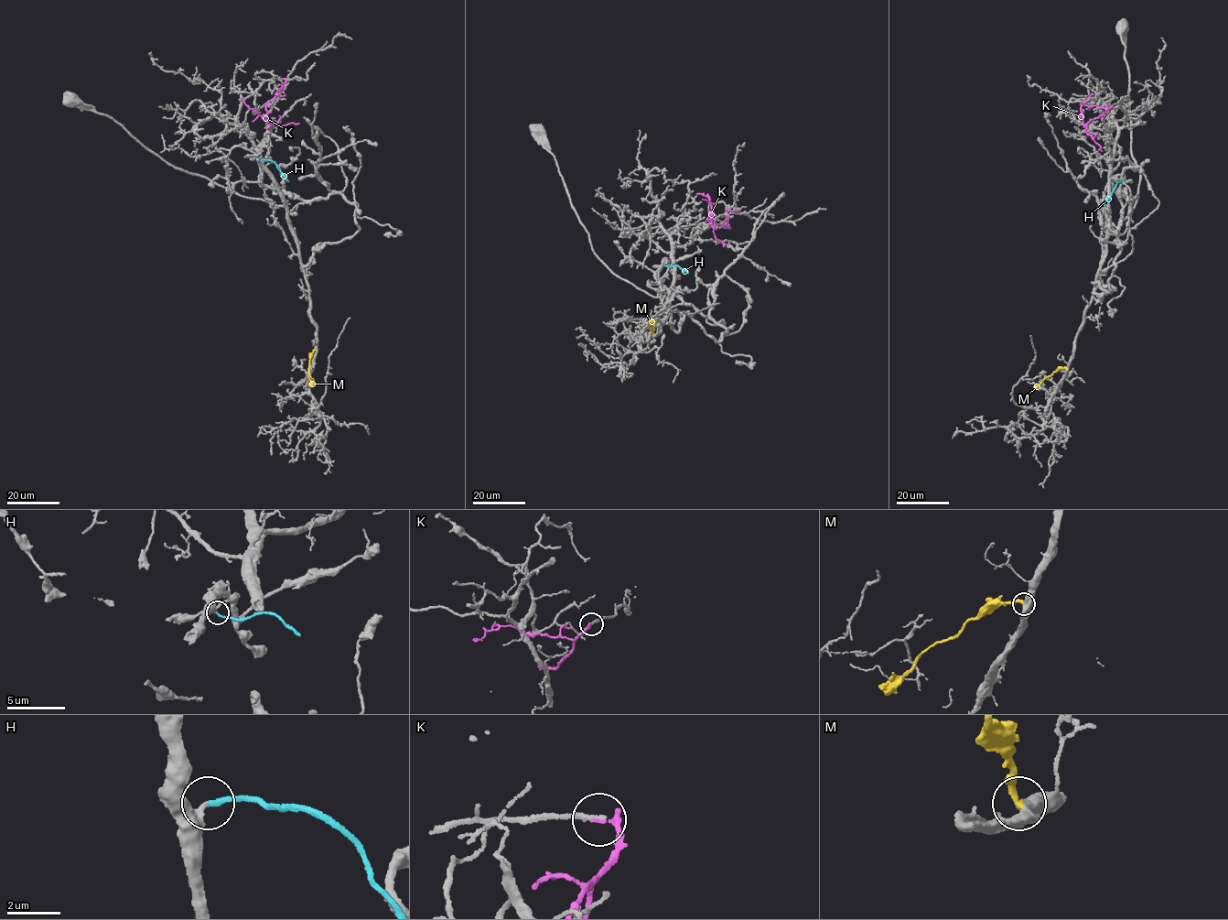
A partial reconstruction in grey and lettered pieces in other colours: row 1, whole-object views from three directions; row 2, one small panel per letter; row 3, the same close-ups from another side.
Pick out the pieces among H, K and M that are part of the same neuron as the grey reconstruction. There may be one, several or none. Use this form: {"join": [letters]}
{"join": ["H"]}

